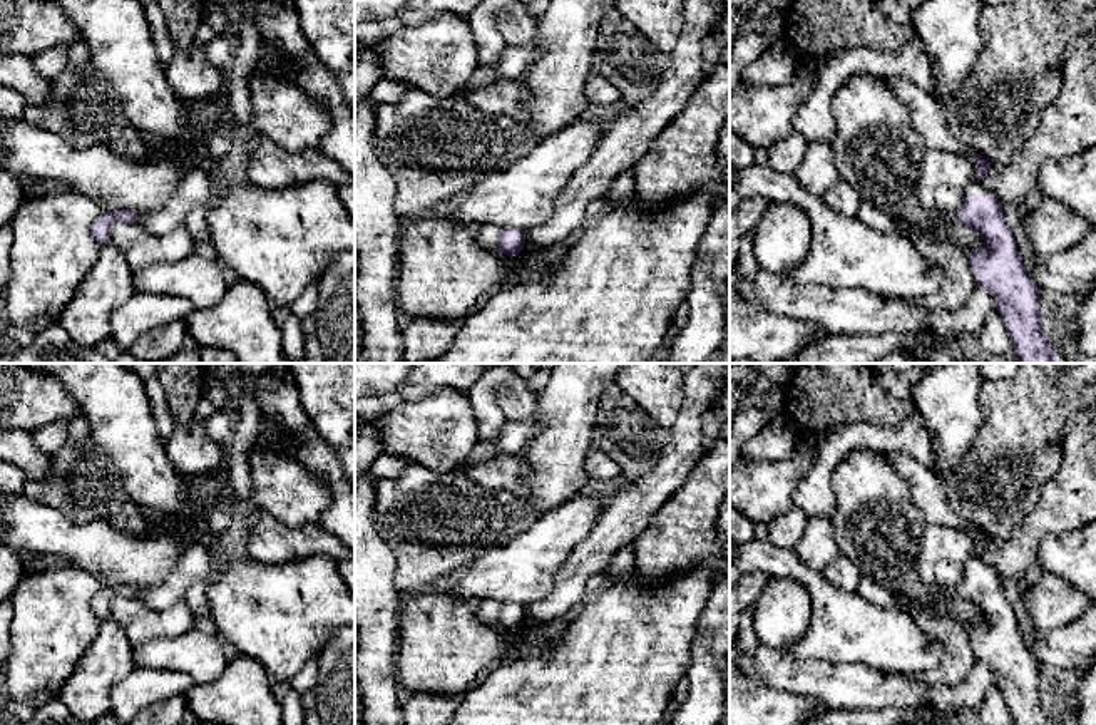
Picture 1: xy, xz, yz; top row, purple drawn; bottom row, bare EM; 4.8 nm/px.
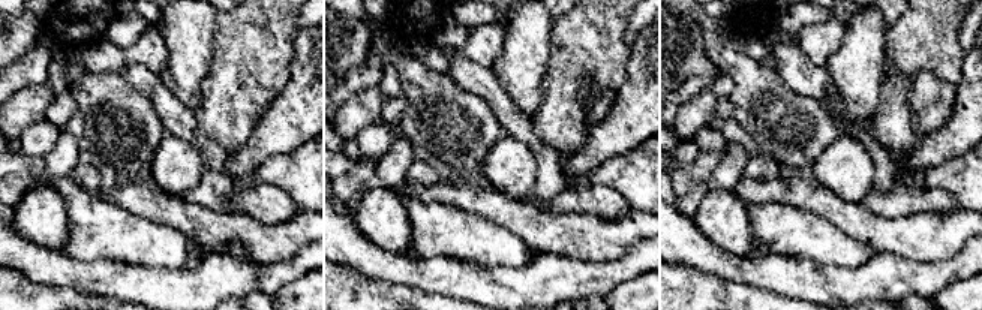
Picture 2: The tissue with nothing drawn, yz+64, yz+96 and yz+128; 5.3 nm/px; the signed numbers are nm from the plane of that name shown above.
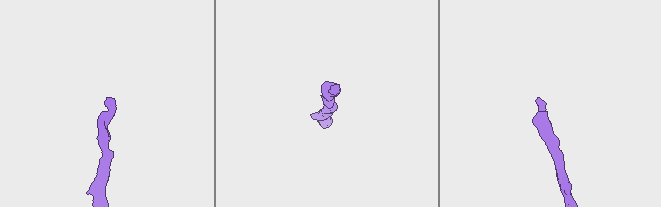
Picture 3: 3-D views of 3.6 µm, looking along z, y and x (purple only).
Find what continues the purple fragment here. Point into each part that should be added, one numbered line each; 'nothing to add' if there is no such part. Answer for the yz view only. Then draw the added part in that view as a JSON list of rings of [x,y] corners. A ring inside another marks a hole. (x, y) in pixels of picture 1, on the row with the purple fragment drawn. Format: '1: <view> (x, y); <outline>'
1: yz (976, 186); [[[974,176],[965,188],[965,198],[971,194],[991,194],[991,191],[984,186],[979,177]]]

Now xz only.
1: xz (487, 235); [[[484,224],[484,226],[477,228],[475,238],[477,238],[477,241],[479,241],[484,248],[487,248],[487,249],[490,249],[490,251],[494,251],[494,253],[497,253],[497,255],[507,256],[505,253],[502,253],[502,251],[497,248],[499,233],[500,233],[500,228],[499,228],[499,226],[495,226],[495,224]]]

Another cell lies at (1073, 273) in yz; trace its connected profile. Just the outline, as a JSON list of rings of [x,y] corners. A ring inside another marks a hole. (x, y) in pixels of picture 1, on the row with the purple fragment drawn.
[[[1096,229],[1074,248],[1052,256],[1036,255],[1026,265],[1031,266],[1031,280],[1041,291],[1081,301],[1096,290]]]

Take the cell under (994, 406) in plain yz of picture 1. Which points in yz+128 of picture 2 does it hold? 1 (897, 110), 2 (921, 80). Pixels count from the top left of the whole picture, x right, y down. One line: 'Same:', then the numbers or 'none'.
Same: 1

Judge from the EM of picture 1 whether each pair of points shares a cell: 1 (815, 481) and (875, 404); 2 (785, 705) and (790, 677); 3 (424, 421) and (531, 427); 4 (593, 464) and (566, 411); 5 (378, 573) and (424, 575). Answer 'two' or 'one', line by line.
1: two
2: two
3: one
4: two
5: two

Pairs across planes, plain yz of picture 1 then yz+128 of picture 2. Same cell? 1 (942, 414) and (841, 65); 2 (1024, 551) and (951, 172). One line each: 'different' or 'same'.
1: same
2: different

